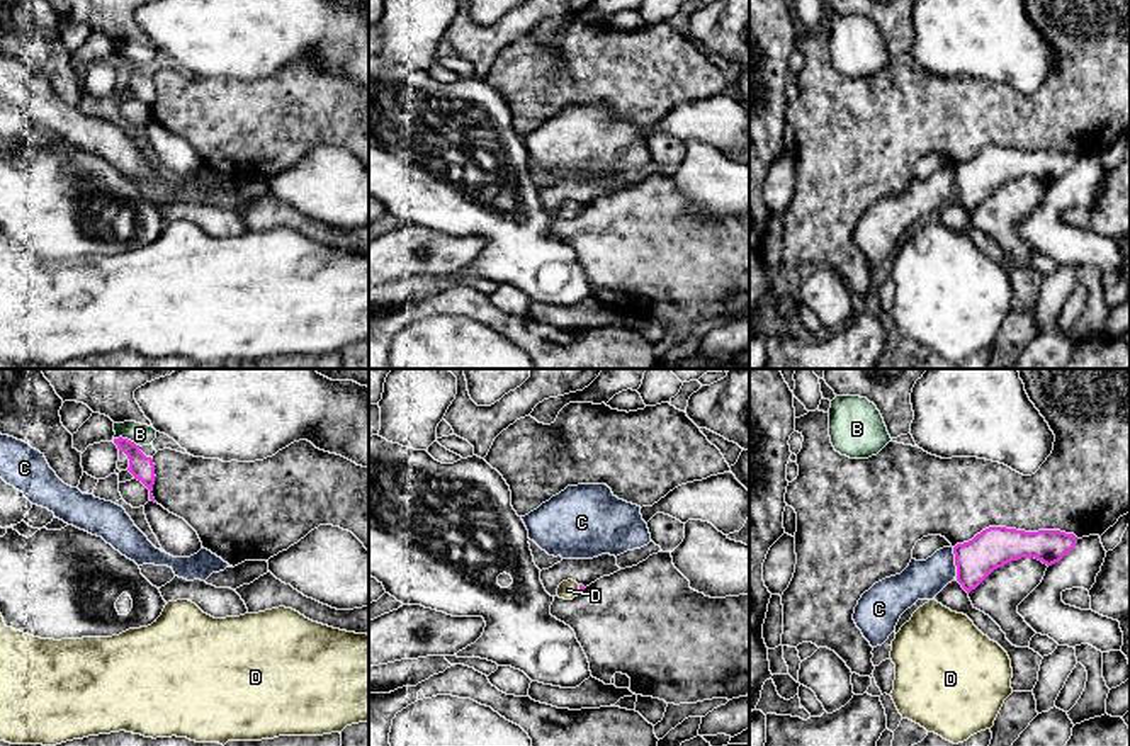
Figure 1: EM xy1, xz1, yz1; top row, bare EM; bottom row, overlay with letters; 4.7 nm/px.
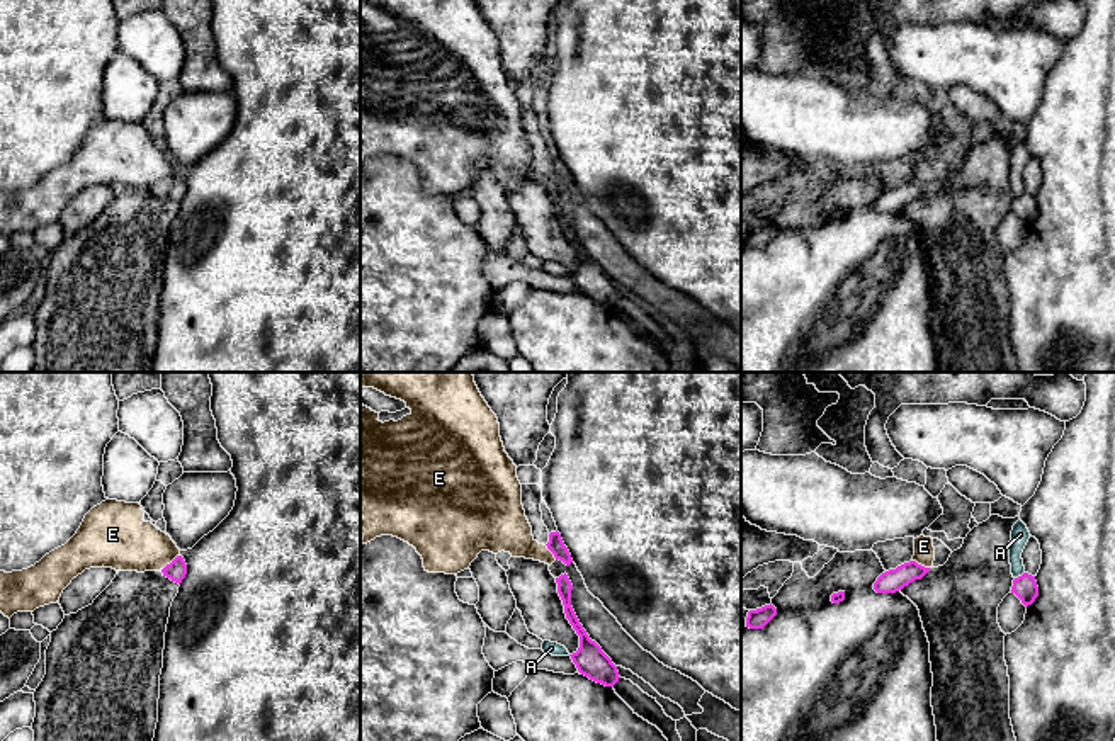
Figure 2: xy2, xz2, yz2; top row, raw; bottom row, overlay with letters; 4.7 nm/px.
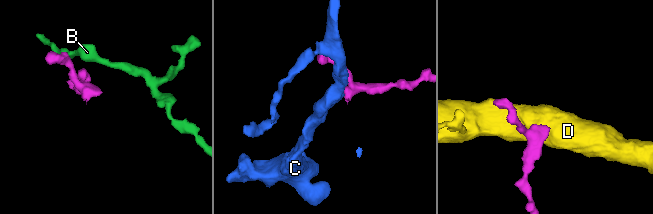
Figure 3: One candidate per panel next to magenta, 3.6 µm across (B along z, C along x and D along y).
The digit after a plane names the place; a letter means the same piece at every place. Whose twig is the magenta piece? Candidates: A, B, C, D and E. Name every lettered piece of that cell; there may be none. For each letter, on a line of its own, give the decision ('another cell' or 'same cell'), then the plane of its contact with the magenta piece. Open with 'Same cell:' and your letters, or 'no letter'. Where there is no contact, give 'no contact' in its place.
Same cell: D
A: another cell; contact in yz2
B: another cell; contact in xy1
C: another cell; contact in yz1
D: same cell; contact in xz1
E: another cell; contact in xy2

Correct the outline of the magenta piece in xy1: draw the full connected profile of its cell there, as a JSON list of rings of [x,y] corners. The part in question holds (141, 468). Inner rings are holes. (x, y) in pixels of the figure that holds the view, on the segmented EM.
[[[114,438],[114,444],[117,445],[119,452],[124,452],[129,459],[127,471],[134,476],[134,479],[141,481],[150,489],[150,500],[155,501],[151,491],[155,484],[155,464],[151,457],[146,457],[139,445],[127,438]]]

